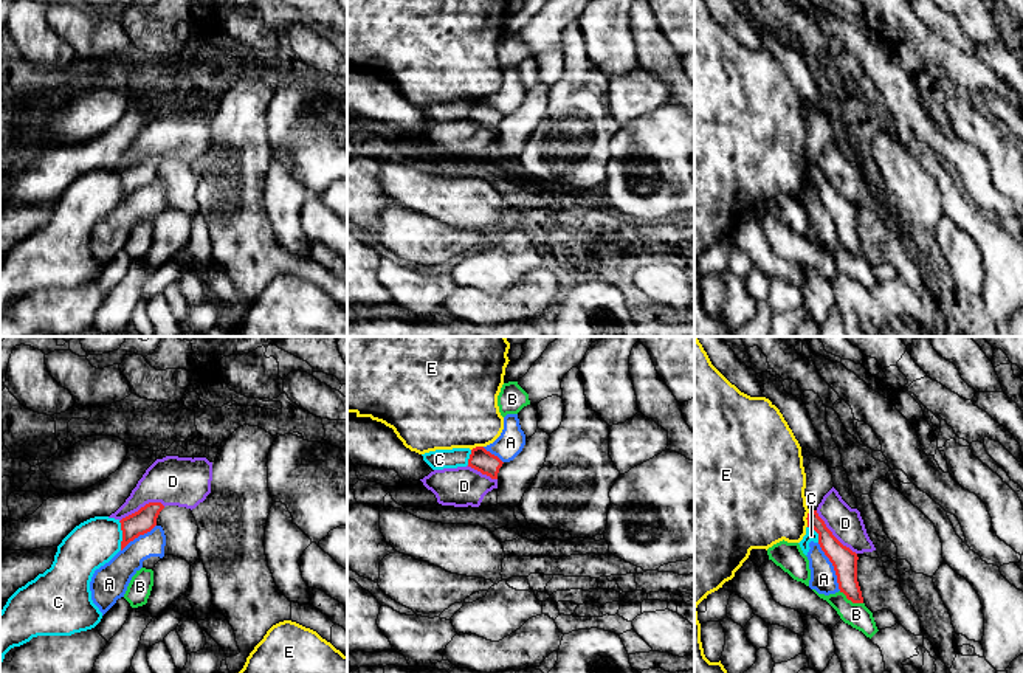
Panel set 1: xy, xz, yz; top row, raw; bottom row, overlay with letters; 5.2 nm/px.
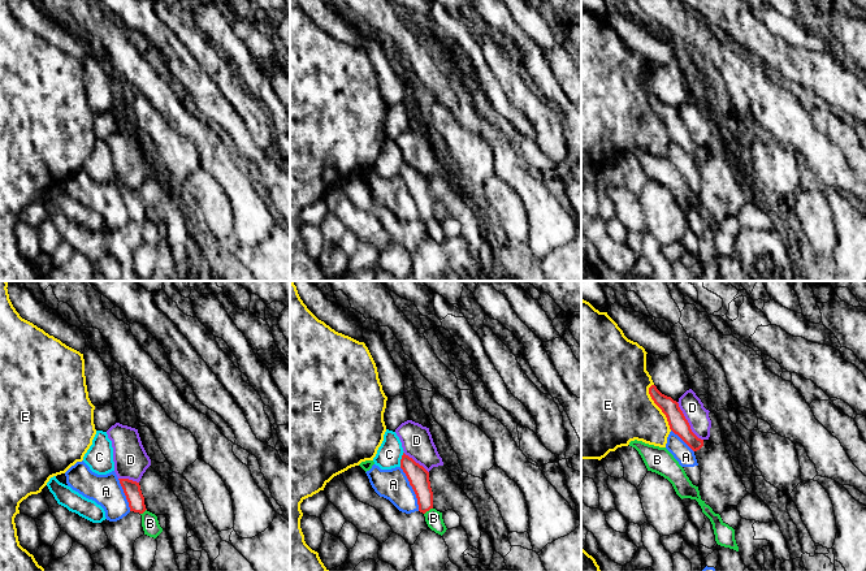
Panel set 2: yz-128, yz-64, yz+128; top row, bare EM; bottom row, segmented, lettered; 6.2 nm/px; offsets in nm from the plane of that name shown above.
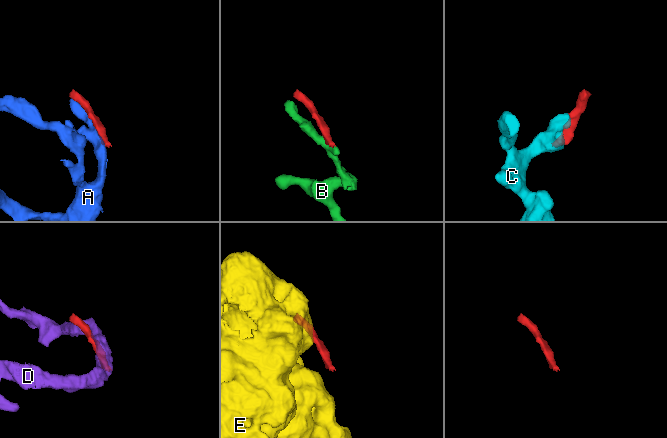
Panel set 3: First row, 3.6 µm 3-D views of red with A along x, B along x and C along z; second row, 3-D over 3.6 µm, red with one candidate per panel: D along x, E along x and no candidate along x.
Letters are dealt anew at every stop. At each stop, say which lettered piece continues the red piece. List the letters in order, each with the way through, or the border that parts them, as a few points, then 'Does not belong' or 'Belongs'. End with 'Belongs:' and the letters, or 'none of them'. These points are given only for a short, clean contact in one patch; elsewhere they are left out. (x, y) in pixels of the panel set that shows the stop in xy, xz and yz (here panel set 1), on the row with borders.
A: Does not belong
B: Boundary: yz (839, 591), (853, 602), (862, 603). Does not belong
C: Boundary: xy (118, 521), (121, 549). Does not belong
D: Does not belong
E: Does not belong
Belongs: none of them

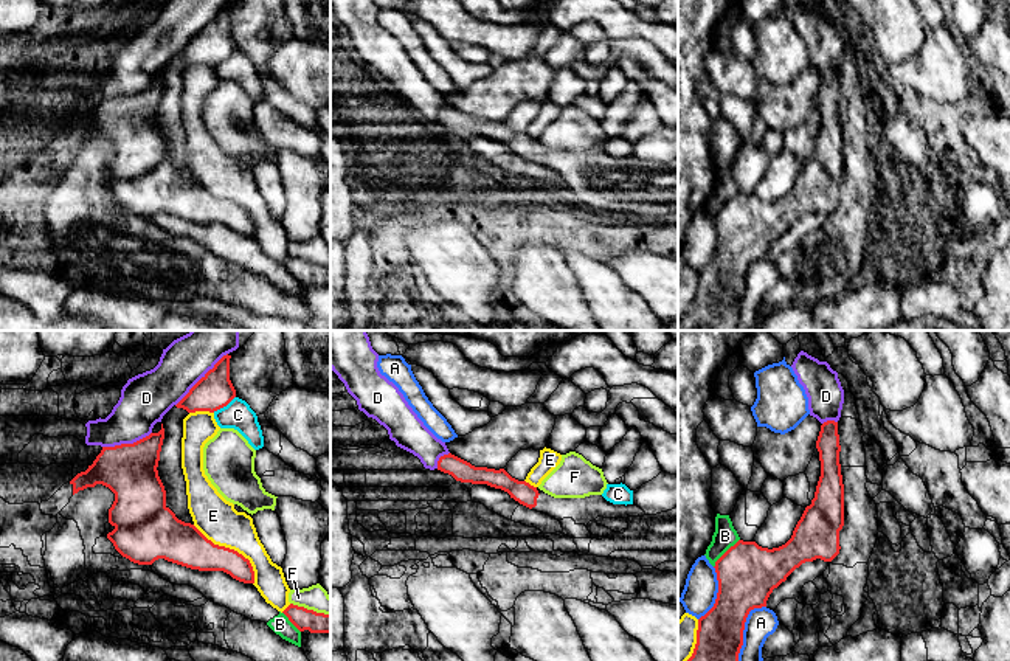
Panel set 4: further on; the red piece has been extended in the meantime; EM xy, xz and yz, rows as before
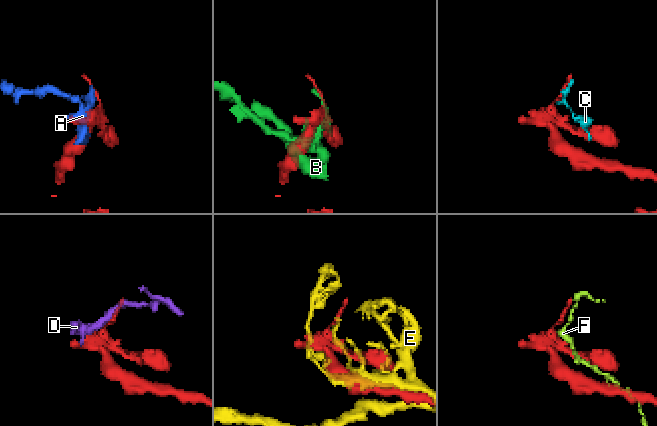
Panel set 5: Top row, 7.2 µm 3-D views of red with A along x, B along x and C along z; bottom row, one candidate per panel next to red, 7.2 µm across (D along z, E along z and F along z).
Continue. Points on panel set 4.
A: Does not belong
B: Does not belong
C: Boundary: xy (235, 396), (213, 411). Does not belong
D: Does not belong
E: Does not belong
F: Does not belong
Belongs: none of them

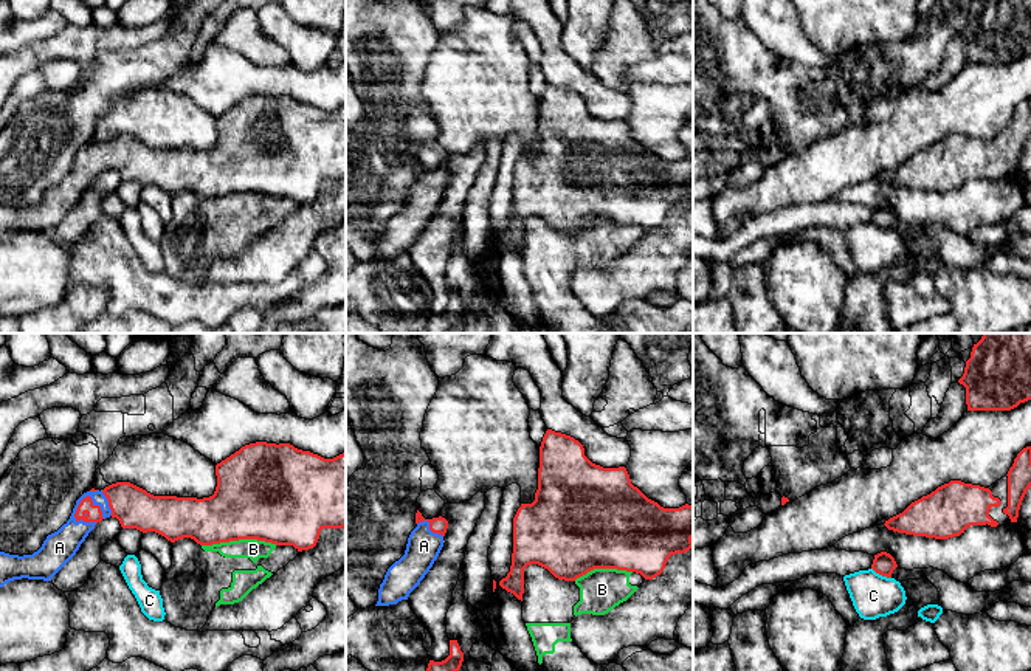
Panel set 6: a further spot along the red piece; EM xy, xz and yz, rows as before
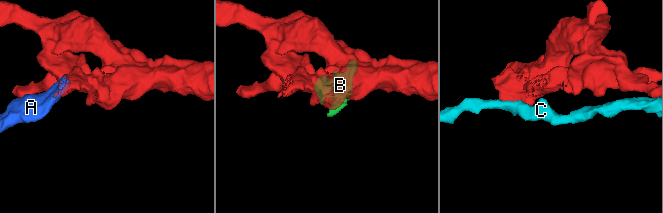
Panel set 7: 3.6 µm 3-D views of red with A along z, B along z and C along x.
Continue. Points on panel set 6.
A: Belongs
B: Does not belong
C: Does not belong
Belongs: A

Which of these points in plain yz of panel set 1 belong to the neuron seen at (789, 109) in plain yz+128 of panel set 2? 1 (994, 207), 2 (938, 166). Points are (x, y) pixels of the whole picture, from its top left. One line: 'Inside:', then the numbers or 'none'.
Inside: 1

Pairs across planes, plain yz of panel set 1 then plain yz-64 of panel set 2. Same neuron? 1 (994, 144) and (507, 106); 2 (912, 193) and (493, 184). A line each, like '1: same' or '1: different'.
1: different
2: different

